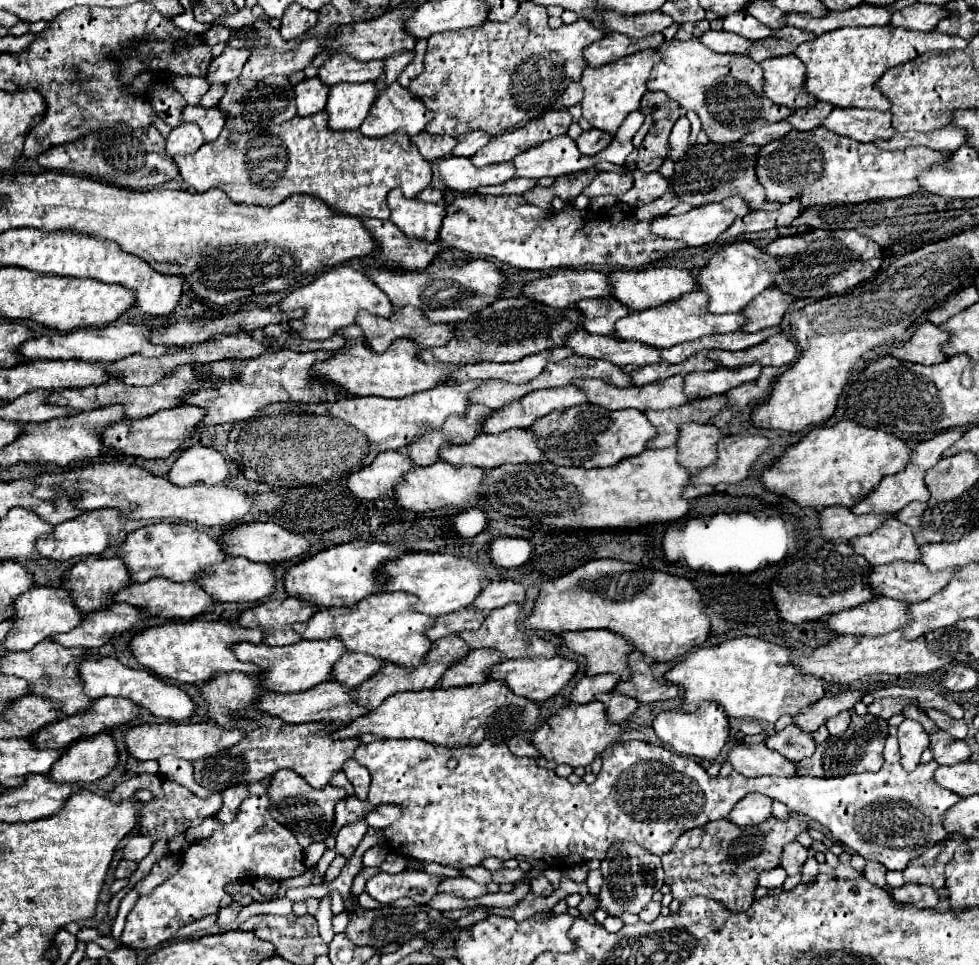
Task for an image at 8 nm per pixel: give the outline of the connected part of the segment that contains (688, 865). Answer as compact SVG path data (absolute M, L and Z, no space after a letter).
M769 816L757 826L735 826L729 820L717 820L701 828L683 832L683 836L673 844L673 852L667 852L663 860L665 884L671 888L675 900L683 900L691 894L721 900L729 910L743 912L753 902L753 890L757 888L757 878L763 870L773 870L781 862L781 852L785 844L797 840L801 832L809 830L807 822L789 816L787 820L777 820Z

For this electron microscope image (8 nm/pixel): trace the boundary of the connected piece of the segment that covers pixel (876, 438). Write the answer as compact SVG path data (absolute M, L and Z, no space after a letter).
M841 420L835 426L813 428L801 442L783 450L783 454L761 472L759 480L767 492L787 496L801 508L851 508L873 492L883 476L905 470L909 456L911 448L903 440Z

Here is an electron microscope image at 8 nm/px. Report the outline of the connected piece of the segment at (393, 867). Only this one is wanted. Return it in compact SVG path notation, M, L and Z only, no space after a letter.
M390 852L383 864L380 866L380 871L385 871L389 874L398 874L405 870L405 858L395 852Z

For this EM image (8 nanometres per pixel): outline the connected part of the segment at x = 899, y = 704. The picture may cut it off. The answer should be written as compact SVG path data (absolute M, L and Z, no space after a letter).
M881 698L881 700L873 700L869 704L869 714L879 716L883 720L889 720L893 714L899 714L907 704L915 704L915 700L911 698Z

